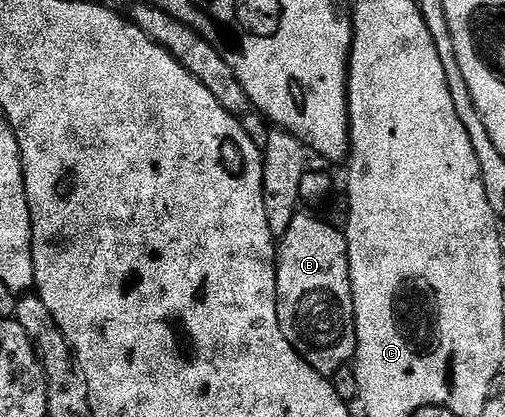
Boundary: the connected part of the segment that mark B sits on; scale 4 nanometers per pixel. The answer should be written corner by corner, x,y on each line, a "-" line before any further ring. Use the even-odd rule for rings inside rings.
299,213
295,215
288,233
280,236
276,247
278,276
276,277
276,305
278,320
284,337
321,375
331,377
342,366
349,364
356,349
356,329
354,328
354,290
350,284
350,258
348,241
341,230
330,223
317,219
317,214

